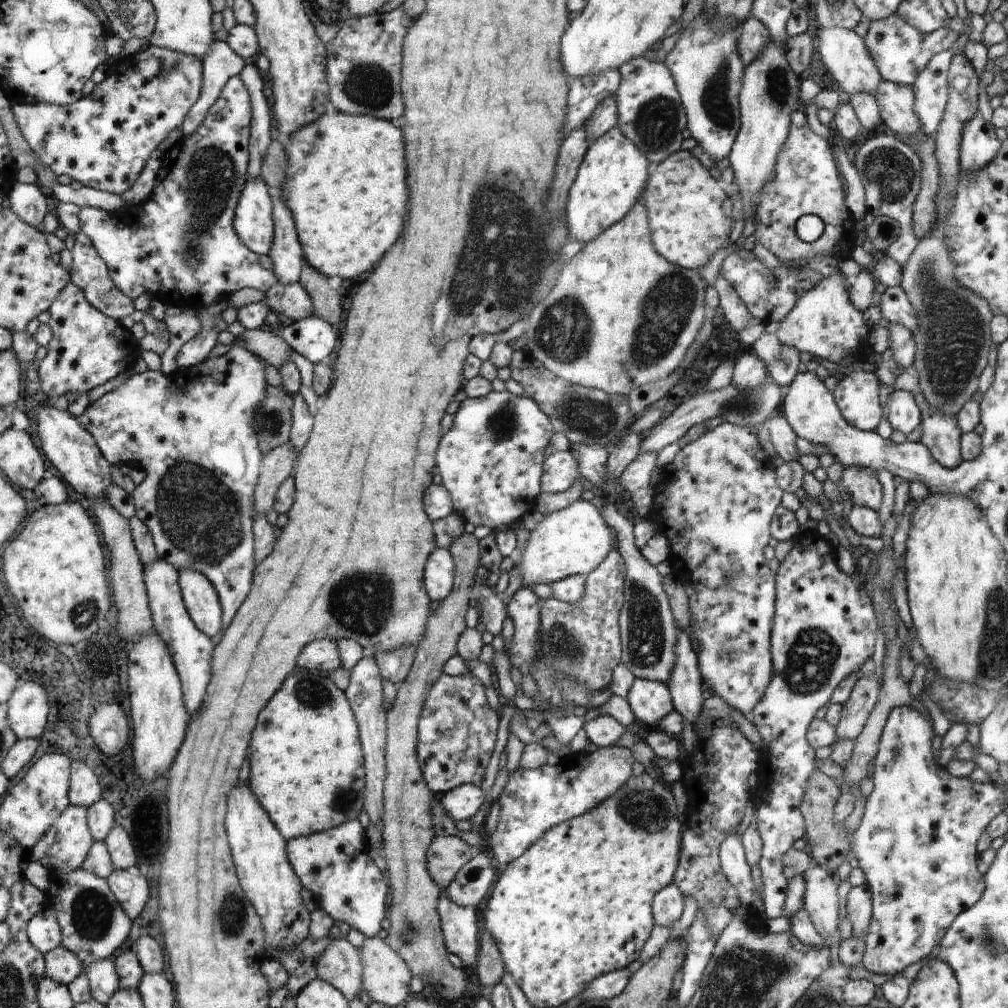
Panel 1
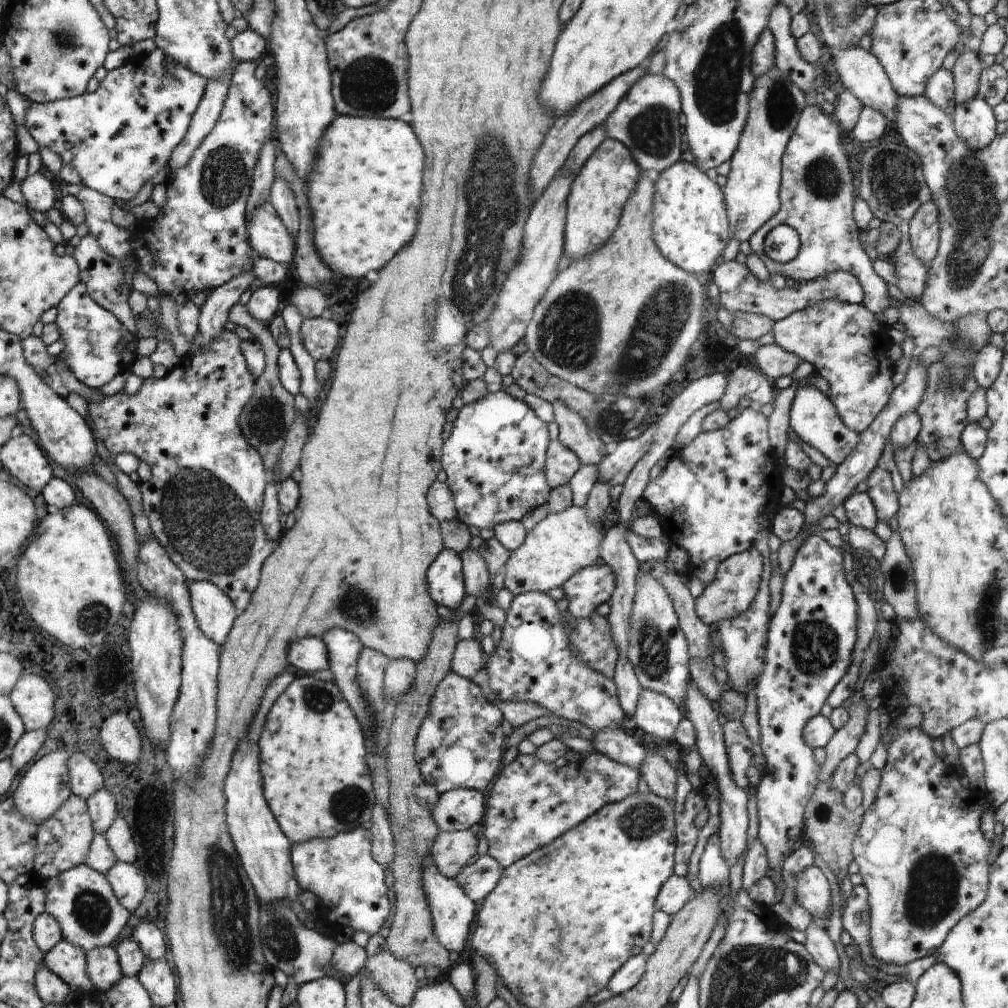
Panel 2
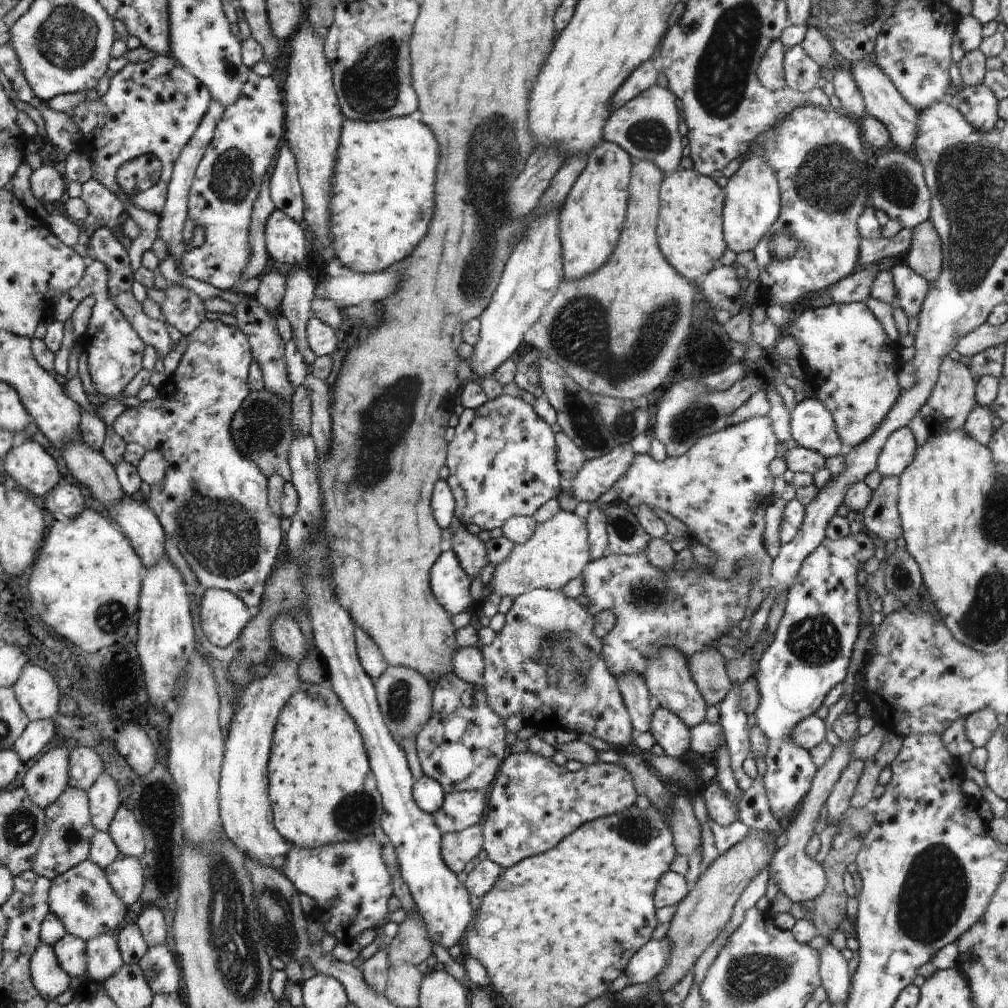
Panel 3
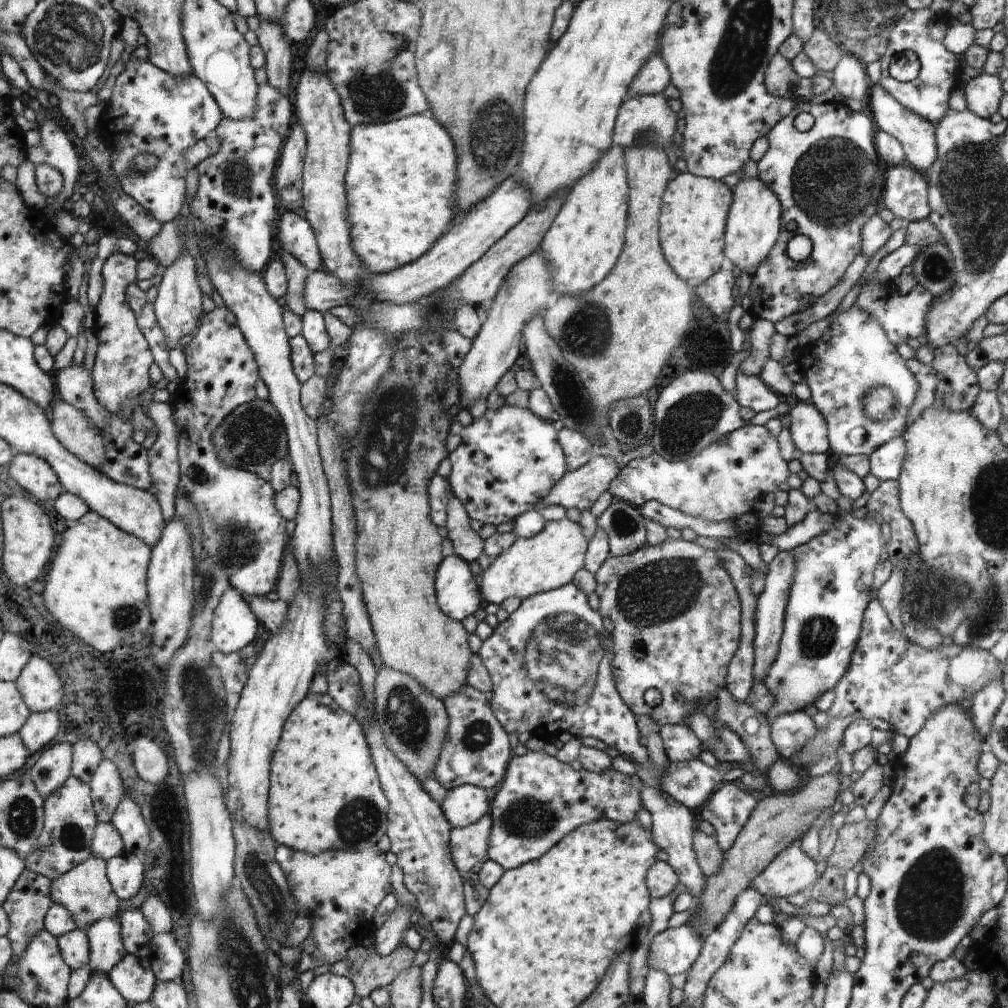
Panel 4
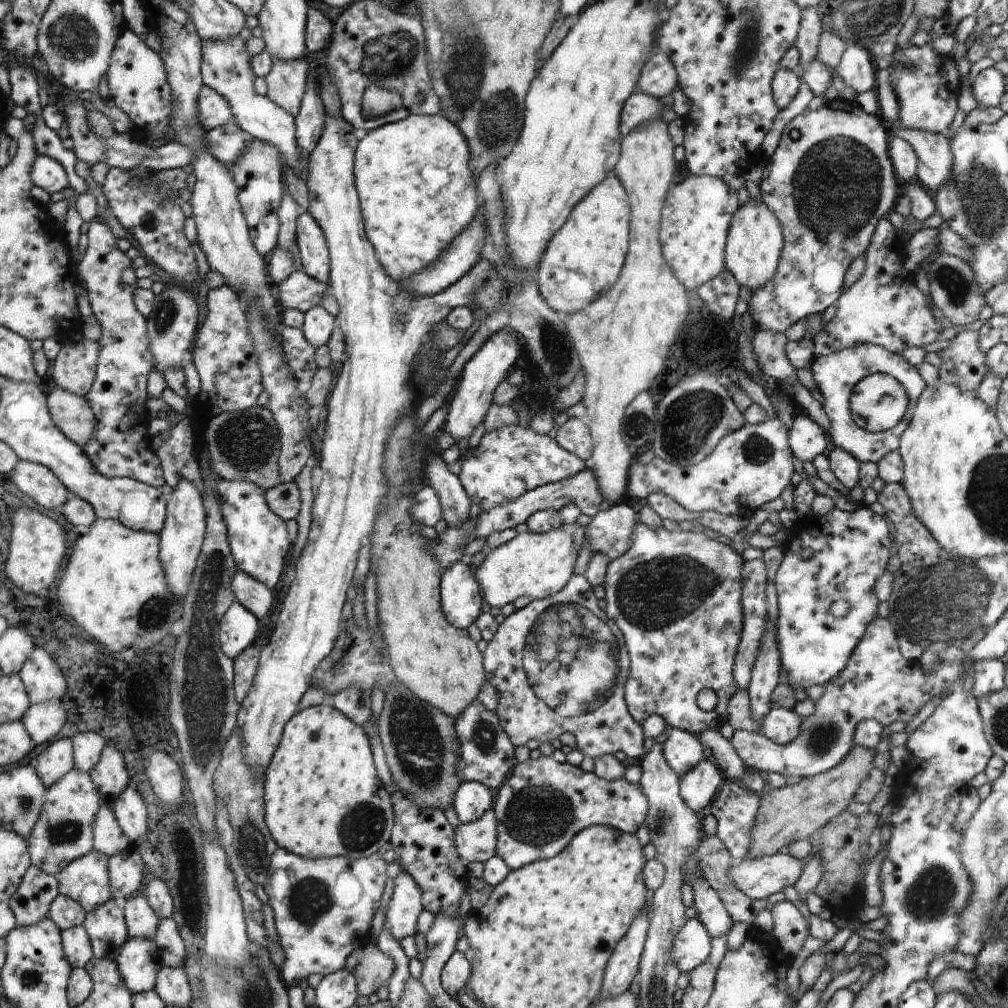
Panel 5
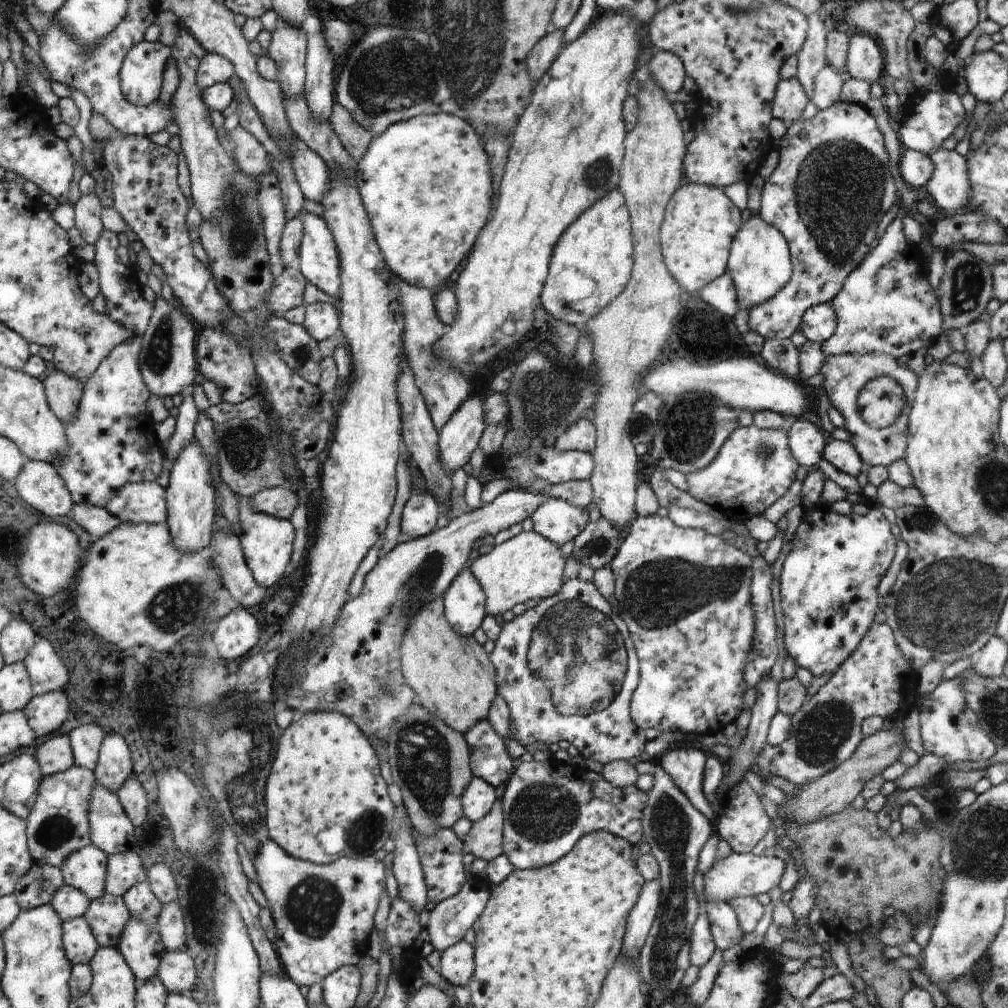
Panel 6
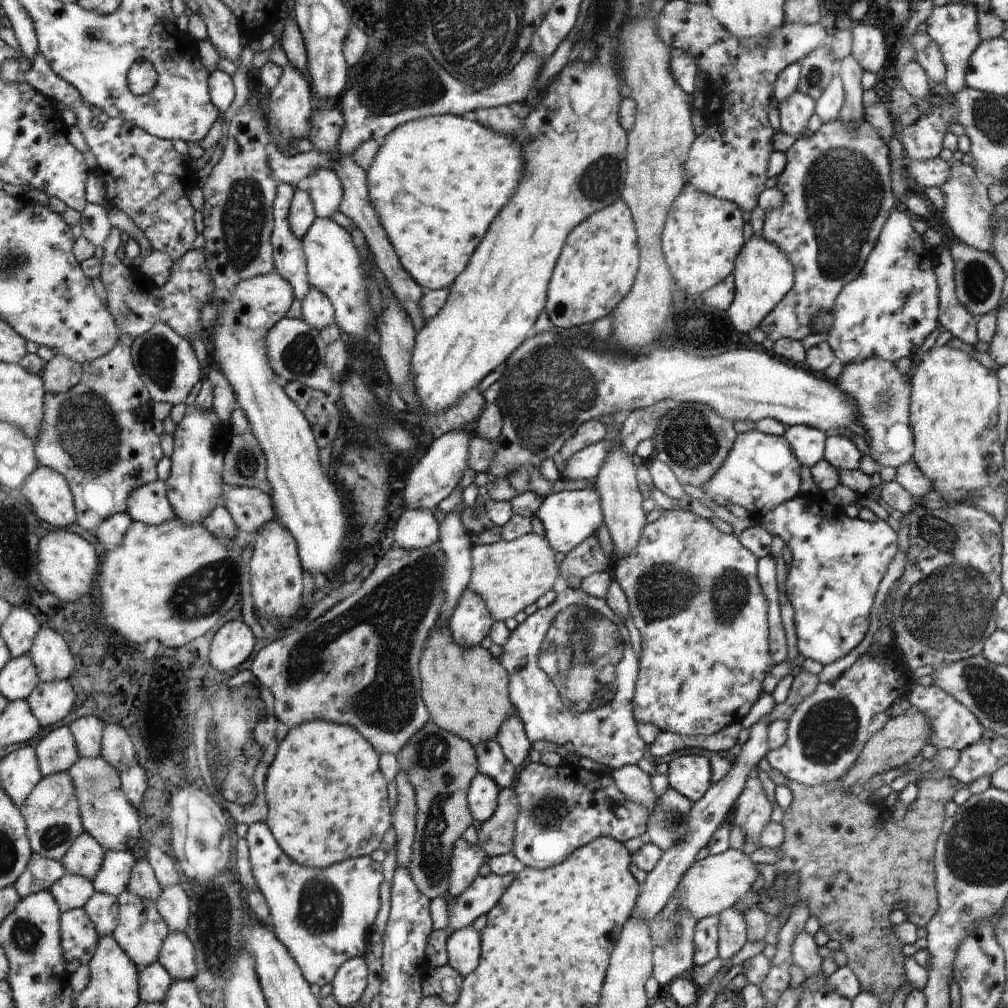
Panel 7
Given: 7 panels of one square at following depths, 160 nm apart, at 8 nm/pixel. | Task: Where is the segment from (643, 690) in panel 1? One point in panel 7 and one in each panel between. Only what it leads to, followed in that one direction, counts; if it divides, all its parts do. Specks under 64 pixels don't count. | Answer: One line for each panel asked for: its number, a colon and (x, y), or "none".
2: (656, 714)
3: (669, 731)
4: (681, 744)
5: (682, 751)
6: (685, 765)
7: (690, 775)

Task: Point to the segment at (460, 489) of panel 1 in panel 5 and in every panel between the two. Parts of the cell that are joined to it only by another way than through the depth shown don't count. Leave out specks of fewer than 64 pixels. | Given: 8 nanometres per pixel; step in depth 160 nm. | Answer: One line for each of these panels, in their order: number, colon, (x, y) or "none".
2: (495, 458)
3: (503, 461)
4: (509, 458)
5: (510, 461)

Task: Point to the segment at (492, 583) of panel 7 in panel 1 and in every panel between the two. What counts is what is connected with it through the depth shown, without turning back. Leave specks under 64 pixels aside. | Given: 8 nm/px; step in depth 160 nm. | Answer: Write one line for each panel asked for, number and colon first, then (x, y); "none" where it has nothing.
1: (573, 541)
2: (561, 544)
3: (557, 552)
4: (546, 561)
5: (538, 565)
6: (528, 565)

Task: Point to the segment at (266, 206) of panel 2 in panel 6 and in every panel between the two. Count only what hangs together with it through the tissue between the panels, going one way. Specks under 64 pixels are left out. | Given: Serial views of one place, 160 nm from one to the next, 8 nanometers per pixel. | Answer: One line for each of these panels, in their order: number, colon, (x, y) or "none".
3: (285, 240)
4: (295, 235)
5: (315, 259)
6: (319, 258)

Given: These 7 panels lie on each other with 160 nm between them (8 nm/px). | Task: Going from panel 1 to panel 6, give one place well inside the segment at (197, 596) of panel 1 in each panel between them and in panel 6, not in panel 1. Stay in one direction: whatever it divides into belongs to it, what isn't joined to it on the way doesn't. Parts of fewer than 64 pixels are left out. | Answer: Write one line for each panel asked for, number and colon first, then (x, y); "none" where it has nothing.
2: (215, 612)
3: (224, 616)
4: (234, 625)
5: (238, 628)
6: (235, 633)

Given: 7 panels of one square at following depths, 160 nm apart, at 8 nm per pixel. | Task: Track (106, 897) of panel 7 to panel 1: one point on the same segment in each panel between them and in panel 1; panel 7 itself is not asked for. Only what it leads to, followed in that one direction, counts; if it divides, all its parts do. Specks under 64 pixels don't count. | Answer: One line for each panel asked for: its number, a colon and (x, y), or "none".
1: (104, 982)
2: (103, 967)
3: (104, 959)
4: (107, 949)
5: (106, 927)
6: (107, 915)

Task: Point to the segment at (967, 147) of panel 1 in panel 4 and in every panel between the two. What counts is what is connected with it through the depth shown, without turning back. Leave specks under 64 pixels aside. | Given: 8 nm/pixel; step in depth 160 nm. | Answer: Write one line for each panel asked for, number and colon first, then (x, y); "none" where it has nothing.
2: (974, 122)
3: (978, 104)
4: (983, 93)

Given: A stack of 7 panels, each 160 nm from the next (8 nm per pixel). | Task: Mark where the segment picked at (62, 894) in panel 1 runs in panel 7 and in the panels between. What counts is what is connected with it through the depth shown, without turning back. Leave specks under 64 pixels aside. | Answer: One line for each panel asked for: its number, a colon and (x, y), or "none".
2: (82, 901)
3: (82, 898)
4: (85, 891)
5: (86, 880)
6: (86, 869)
7: (85, 857)

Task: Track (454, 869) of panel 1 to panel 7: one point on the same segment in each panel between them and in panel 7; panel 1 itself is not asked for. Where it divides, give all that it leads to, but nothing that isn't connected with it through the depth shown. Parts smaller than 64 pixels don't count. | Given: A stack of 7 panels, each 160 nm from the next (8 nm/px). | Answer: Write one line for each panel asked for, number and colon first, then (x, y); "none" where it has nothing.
2: (452, 851)
3: (459, 848)
4: (469, 844)
5: (477, 840)
6: (485, 838)
7: (496, 836)

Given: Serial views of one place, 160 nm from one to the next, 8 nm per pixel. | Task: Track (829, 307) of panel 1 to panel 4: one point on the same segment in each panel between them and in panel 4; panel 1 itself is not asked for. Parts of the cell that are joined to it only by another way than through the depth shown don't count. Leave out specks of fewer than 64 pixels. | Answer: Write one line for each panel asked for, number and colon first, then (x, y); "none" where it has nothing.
2: (847, 344)
3: (857, 362)
4: (859, 382)

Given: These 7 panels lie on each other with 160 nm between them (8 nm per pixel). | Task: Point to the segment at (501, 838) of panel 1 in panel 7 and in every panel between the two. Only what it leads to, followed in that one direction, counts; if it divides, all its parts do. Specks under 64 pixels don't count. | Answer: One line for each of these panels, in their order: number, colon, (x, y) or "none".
2: (533, 802)
3: (534, 804)
4: (541, 800)
5: (543, 806)
6: (548, 806)
7: (561, 809)

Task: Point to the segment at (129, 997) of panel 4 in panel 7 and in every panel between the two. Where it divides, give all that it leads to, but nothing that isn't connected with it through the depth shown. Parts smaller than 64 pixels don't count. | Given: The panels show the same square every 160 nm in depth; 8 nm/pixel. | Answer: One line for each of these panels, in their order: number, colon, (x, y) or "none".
5: (139, 960)
6: (142, 947)
7: (141, 931)

